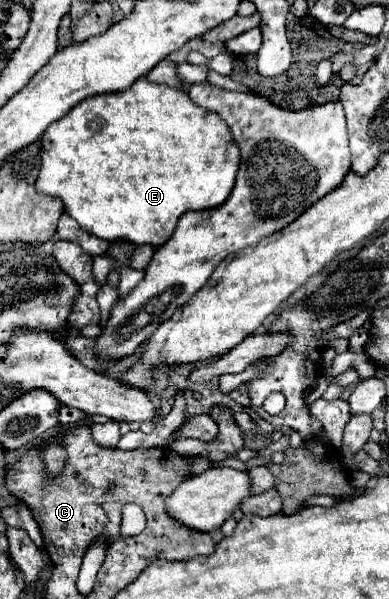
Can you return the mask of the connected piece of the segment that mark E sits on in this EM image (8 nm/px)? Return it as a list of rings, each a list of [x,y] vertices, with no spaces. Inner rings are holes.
[[[139,78],[135,80],[135,84],[123,92],[109,92],[109,94],[95,94],[89,96],[85,100],[81,100],[67,116],[63,116],[61,120],[57,120],[55,124],[51,124],[45,134],[41,136],[41,168],[39,168],[39,176],[35,180],[35,190],[51,196],[51,198],[59,198],[63,202],[65,214],[71,216],[73,220],[77,220],[77,224],[91,236],[97,236],[101,240],[127,240],[127,242],[135,242],[135,244],[151,244],[151,246],[161,246],[175,230],[175,224],[179,220],[179,216],[187,210],[207,210],[207,208],[215,208],[219,204],[223,204],[235,184],[235,172],[239,166],[239,146],[235,144],[227,124],[223,124],[223,120],[219,116],[215,116],[215,112],[207,112],[205,108],[199,108],[185,92],[177,92],[173,88],[169,88],[167,84],[155,84],[149,82],[147,78]]]

